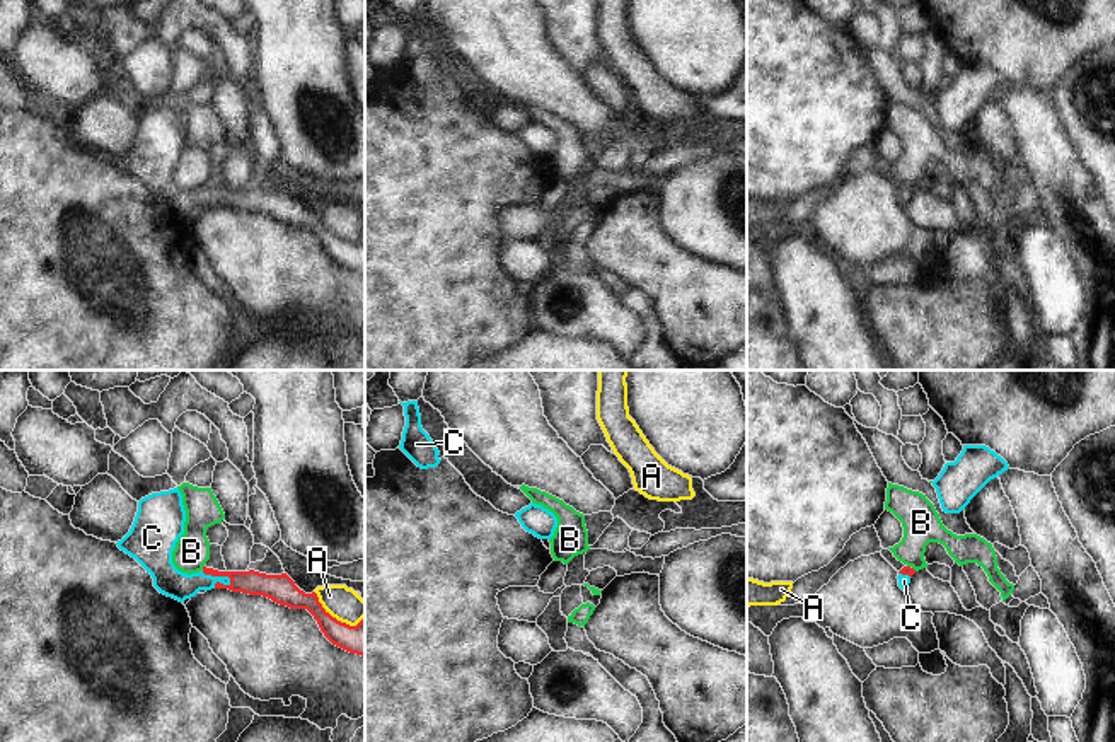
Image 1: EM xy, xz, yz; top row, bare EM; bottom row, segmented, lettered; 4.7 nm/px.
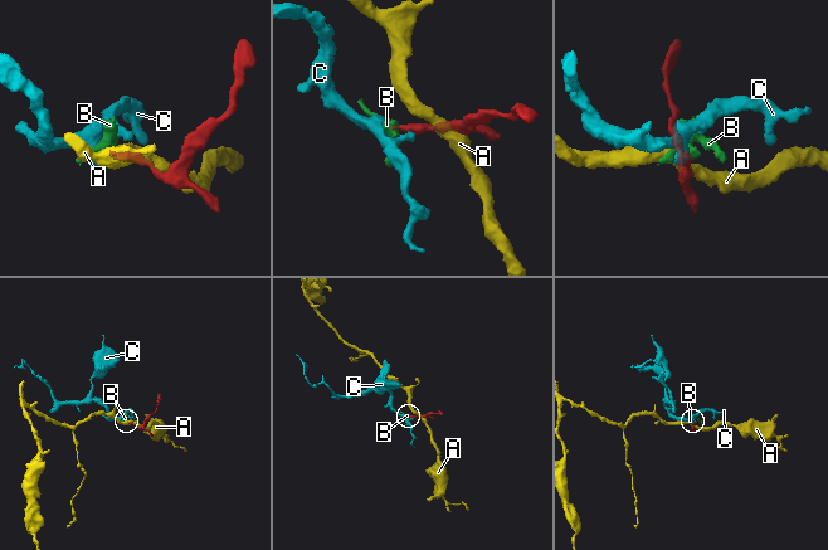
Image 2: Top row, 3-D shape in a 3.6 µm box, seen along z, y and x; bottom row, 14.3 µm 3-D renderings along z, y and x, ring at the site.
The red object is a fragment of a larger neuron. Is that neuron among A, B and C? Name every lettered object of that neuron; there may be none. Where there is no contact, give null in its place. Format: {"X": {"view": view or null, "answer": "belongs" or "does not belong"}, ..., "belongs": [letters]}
{"A": {"view": "xy", "answer": "does not belong"}, "B": {"view": null, "answer": "does not belong"}, "C": {"view": "xy", "answer": "belongs"}, "belongs": ["C"]}

